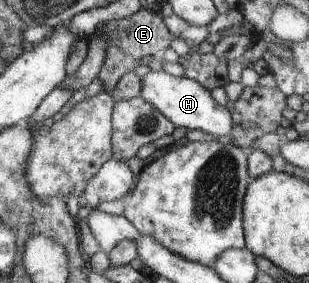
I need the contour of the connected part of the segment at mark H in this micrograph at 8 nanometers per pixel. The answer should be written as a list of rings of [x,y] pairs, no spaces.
[[[165,71],[148,72],[142,77],[142,90],[140,90],[140,98],[147,100],[148,104],[152,104],[154,108],[159,109],[172,121],[176,127],[184,126],[190,130],[202,130],[212,134],[214,138],[230,142],[230,132],[235,127],[231,113],[216,102],[210,95],[210,91],[204,88],[199,81],[182,76],[174,76]]]

